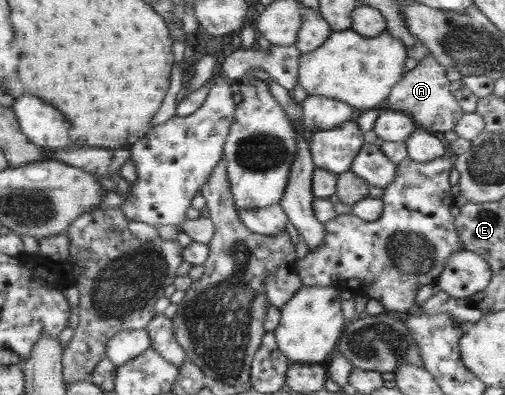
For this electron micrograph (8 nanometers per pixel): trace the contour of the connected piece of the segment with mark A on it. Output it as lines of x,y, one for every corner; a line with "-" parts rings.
426,56
423,60
418,60
413,69
404,72
402,79
392,86
385,106
392,111
408,114
416,122
417,128
431,133
449,132
457,127
456,121
464,115
458,101
450,93
450,82
445,67
434,56

